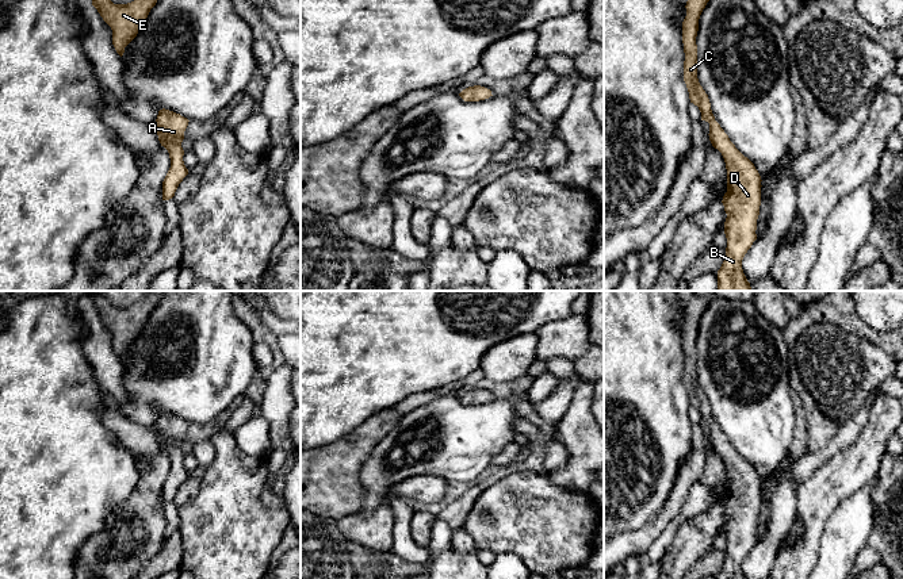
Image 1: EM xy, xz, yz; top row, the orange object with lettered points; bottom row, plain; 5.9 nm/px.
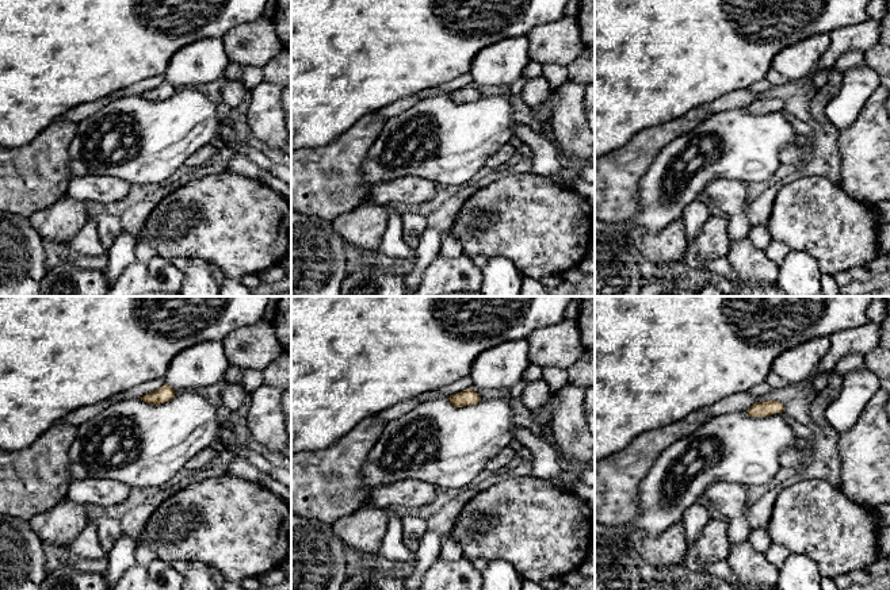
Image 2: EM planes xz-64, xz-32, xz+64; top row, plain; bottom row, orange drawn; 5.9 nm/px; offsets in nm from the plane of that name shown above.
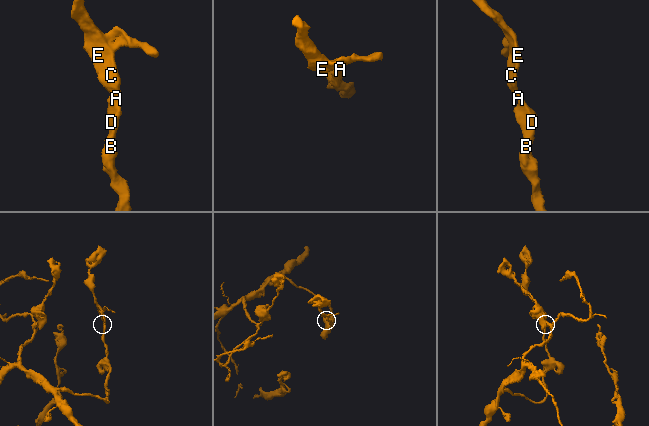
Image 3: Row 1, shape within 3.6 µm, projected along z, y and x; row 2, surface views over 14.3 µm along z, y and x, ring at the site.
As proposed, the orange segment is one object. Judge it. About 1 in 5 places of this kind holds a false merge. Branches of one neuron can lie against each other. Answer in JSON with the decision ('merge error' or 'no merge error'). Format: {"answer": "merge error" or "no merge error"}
{"answer": "no merge error"}

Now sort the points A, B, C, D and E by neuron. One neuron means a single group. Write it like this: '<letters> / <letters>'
A B C D E

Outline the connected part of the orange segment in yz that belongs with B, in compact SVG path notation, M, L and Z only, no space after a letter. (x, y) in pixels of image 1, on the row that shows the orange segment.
M688 0L685 5L686 16L682 22L684 81L690 103L699 107L701 120L709 123L709 141L722 153L727 169L727 192L722 200L727 214L724 222L727 248L724 261L718 271L716 291L751 291L742 269L742 260L757 239L762 180L754 164L735 147L715 120L708 95L697 78L696 37L700 15L708 1Z

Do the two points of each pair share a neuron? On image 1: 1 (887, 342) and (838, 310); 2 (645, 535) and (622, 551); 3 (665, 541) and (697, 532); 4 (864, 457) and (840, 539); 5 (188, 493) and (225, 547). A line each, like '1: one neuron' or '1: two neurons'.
1: one neuron
2: one neuron
3: two neurons
4: two neurons
5: two neurons

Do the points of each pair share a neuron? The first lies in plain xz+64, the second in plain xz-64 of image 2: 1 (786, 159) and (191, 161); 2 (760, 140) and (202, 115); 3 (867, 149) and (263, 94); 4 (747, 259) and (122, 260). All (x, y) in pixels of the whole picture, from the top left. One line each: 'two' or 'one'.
1: one
2: one
3: one
4: two

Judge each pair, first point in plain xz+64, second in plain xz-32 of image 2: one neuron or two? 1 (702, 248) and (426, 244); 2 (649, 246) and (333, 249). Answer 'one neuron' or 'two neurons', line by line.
1: two neurons
2: two neurons

